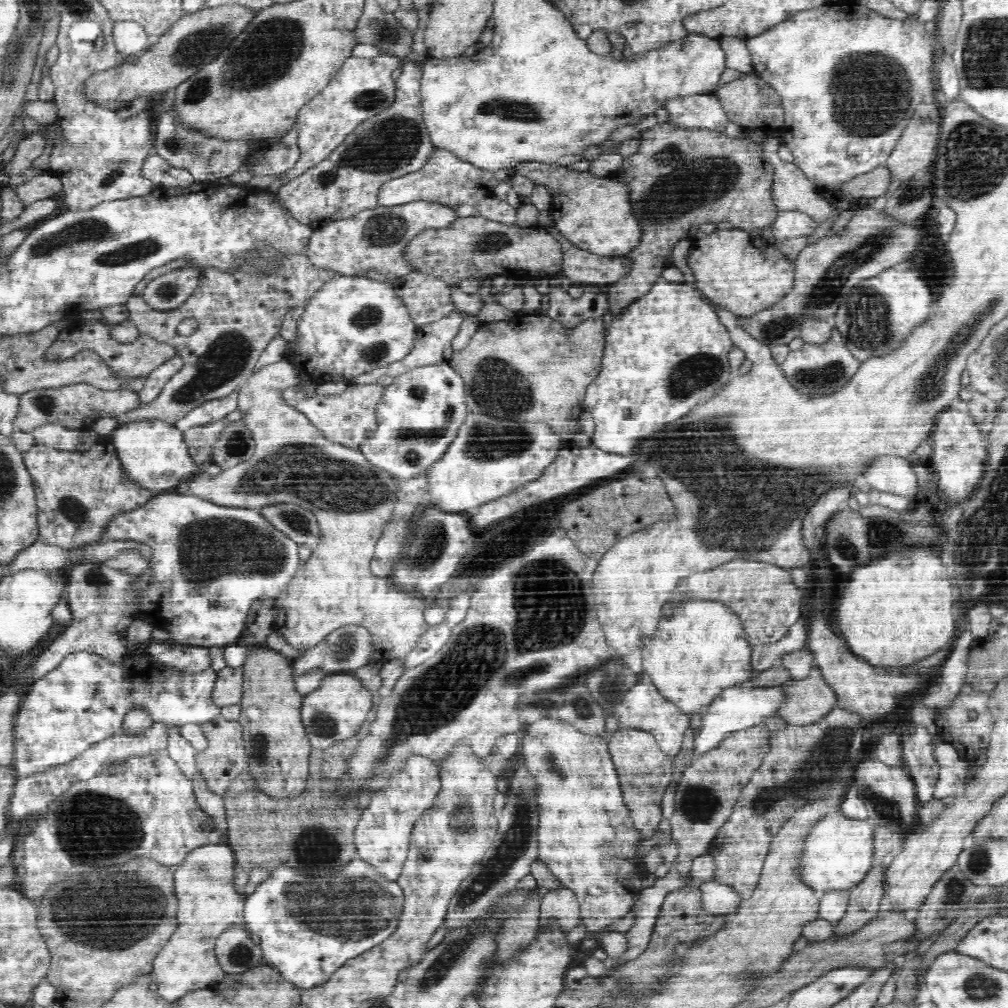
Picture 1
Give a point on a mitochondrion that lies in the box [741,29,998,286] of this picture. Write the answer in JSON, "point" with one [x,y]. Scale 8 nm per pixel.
{"point":[873,99]}

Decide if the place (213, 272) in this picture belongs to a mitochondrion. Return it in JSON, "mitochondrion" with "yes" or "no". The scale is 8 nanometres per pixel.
{"mitochondrion":"no"}

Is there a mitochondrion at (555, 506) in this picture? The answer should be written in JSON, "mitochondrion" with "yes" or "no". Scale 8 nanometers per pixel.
{"mitochondrion":"no"}

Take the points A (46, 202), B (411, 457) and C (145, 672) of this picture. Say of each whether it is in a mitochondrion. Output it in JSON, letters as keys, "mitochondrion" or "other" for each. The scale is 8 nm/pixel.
{"A":"other","B":"mitochondrion","C":"other"}

